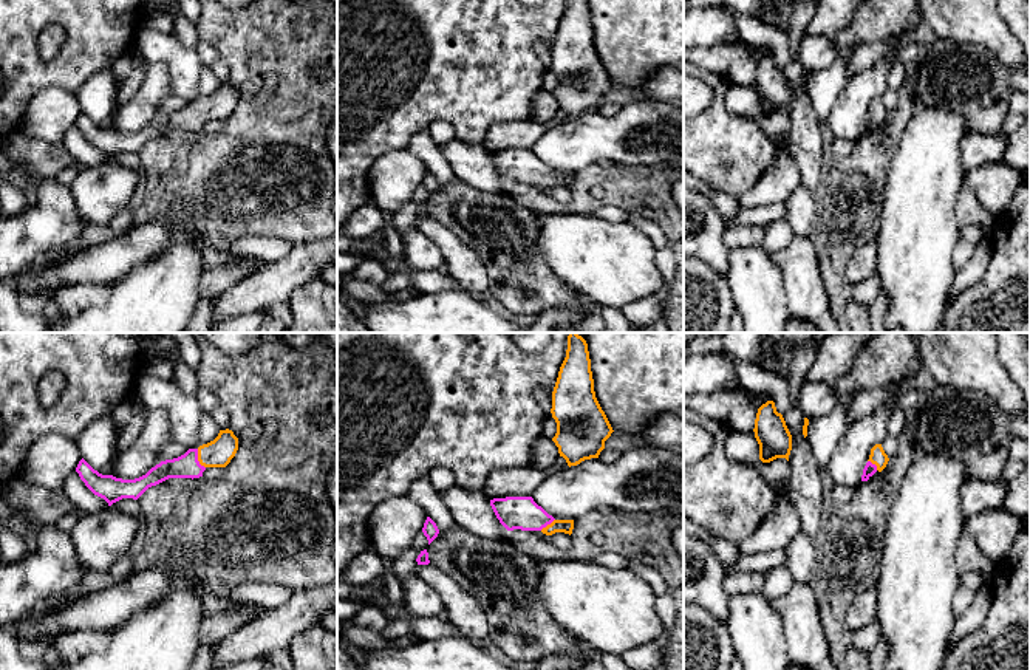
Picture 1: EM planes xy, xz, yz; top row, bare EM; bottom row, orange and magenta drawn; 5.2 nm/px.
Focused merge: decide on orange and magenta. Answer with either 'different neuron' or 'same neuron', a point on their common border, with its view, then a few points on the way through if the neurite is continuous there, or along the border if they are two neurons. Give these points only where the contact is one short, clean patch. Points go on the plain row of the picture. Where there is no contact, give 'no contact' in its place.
same neuron; meets orange in xy at (198, 112); runs through xy (217, 107), (198, 112), (186, 119)

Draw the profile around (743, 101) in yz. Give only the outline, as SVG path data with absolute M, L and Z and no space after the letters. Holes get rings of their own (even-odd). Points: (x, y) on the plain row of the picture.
M732 84L725 93L725 108L735 116L758 122L776 144L787 144L790 133L789 115L776 111L762 116L759 113L759 97L752 85Z

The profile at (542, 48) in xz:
M538 40L535 45L535 53L541 57L541 60L544 62L546 67L546 74L543 79L543 88L546 91L554 91L557 87L557 76L552 71L551 62L552 62L552 48L544 42L544 40Z

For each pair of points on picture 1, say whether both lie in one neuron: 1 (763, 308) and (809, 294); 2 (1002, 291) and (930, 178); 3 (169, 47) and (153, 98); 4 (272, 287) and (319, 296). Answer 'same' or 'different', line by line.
1: different
2: different
3: different
4: different

